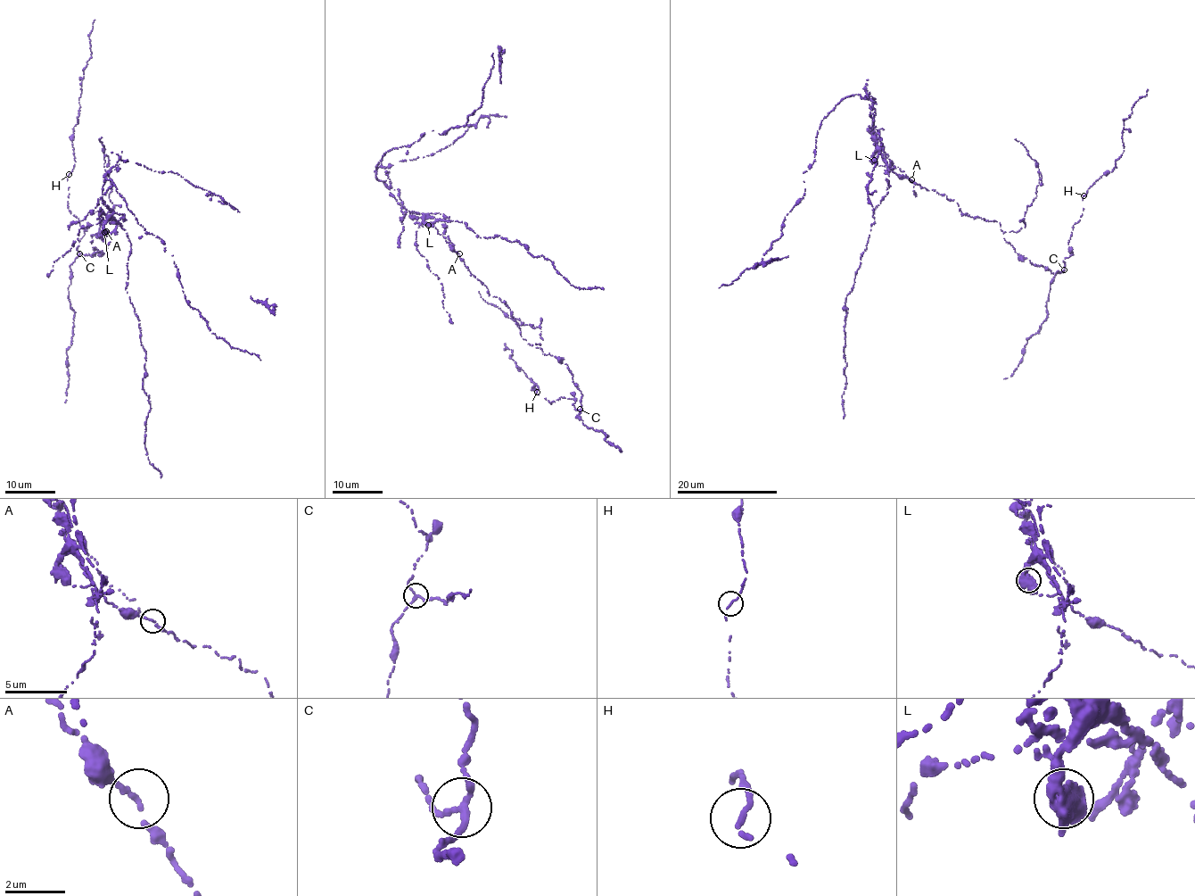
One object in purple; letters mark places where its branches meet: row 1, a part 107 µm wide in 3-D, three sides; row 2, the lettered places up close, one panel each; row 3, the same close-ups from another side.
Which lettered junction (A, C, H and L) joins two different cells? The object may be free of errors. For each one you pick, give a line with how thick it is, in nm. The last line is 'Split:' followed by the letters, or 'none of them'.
L: calibre 600 nm
Split: L

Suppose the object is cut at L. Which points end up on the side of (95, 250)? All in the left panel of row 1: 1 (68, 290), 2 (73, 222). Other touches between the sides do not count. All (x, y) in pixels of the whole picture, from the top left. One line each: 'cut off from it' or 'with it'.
1: with it
2: cut off from it

